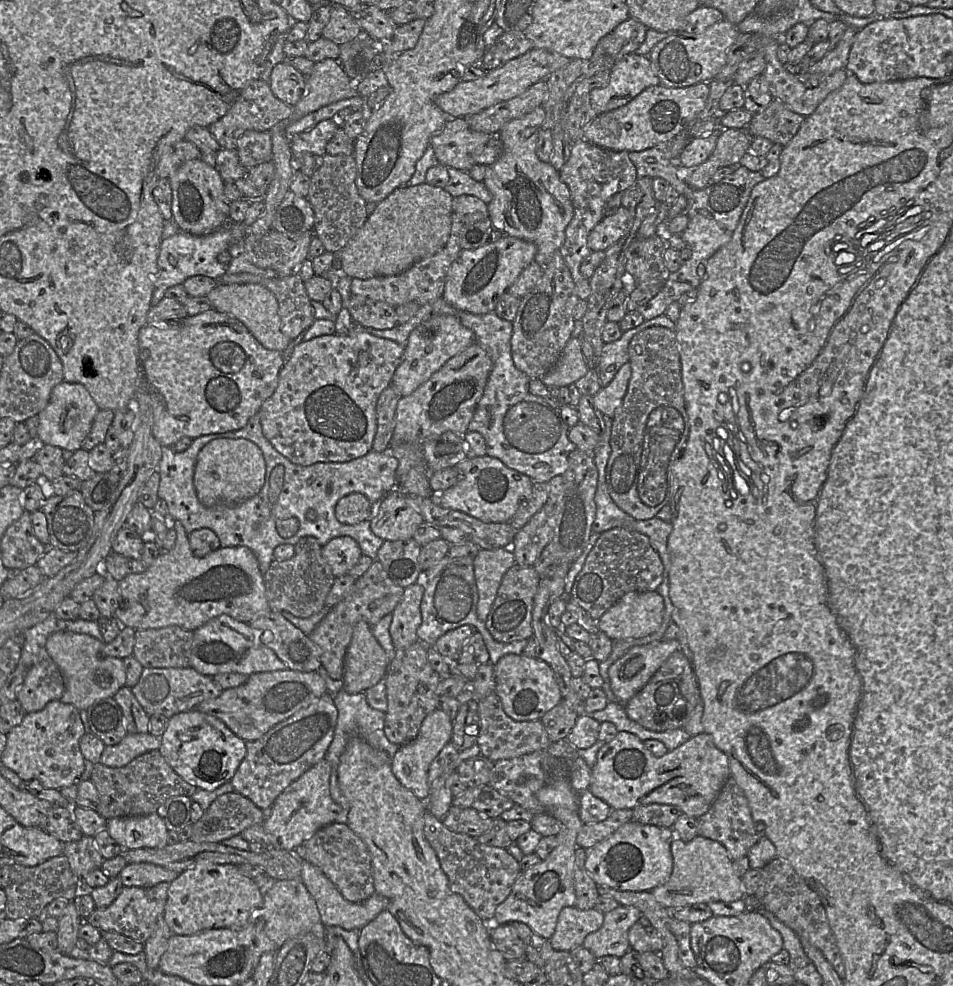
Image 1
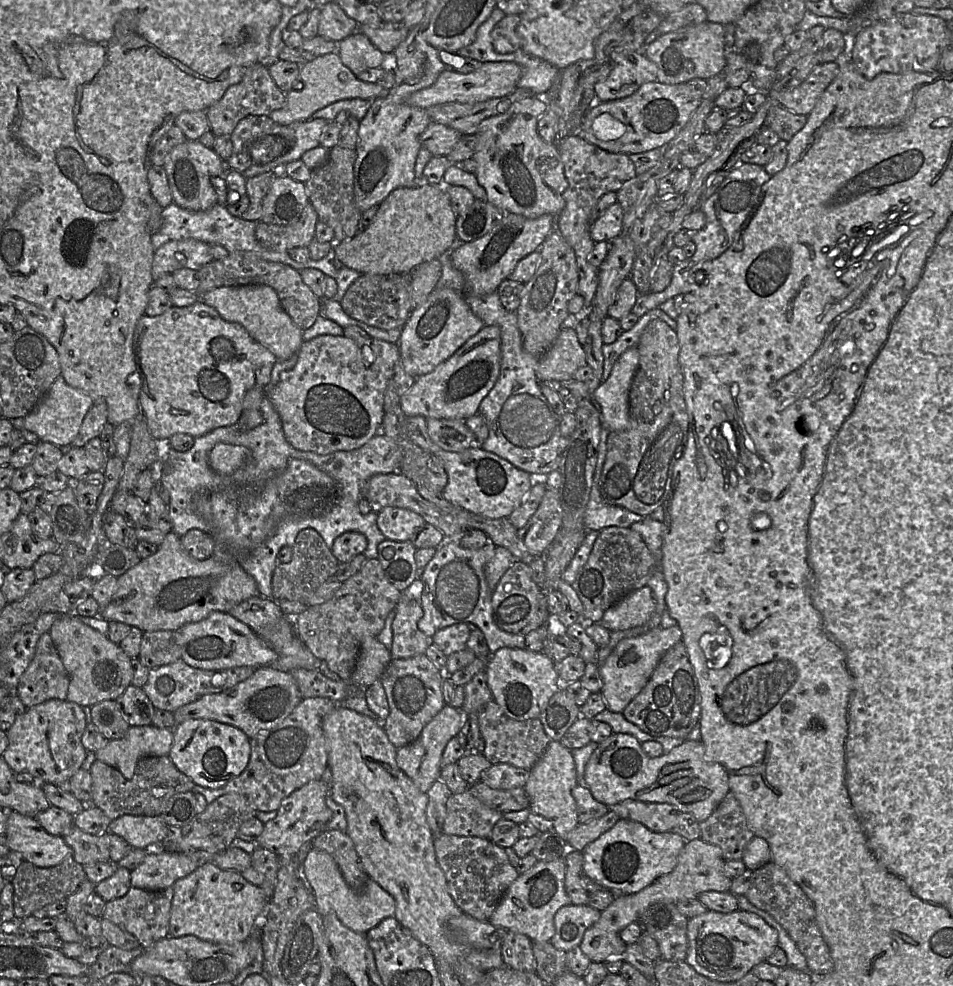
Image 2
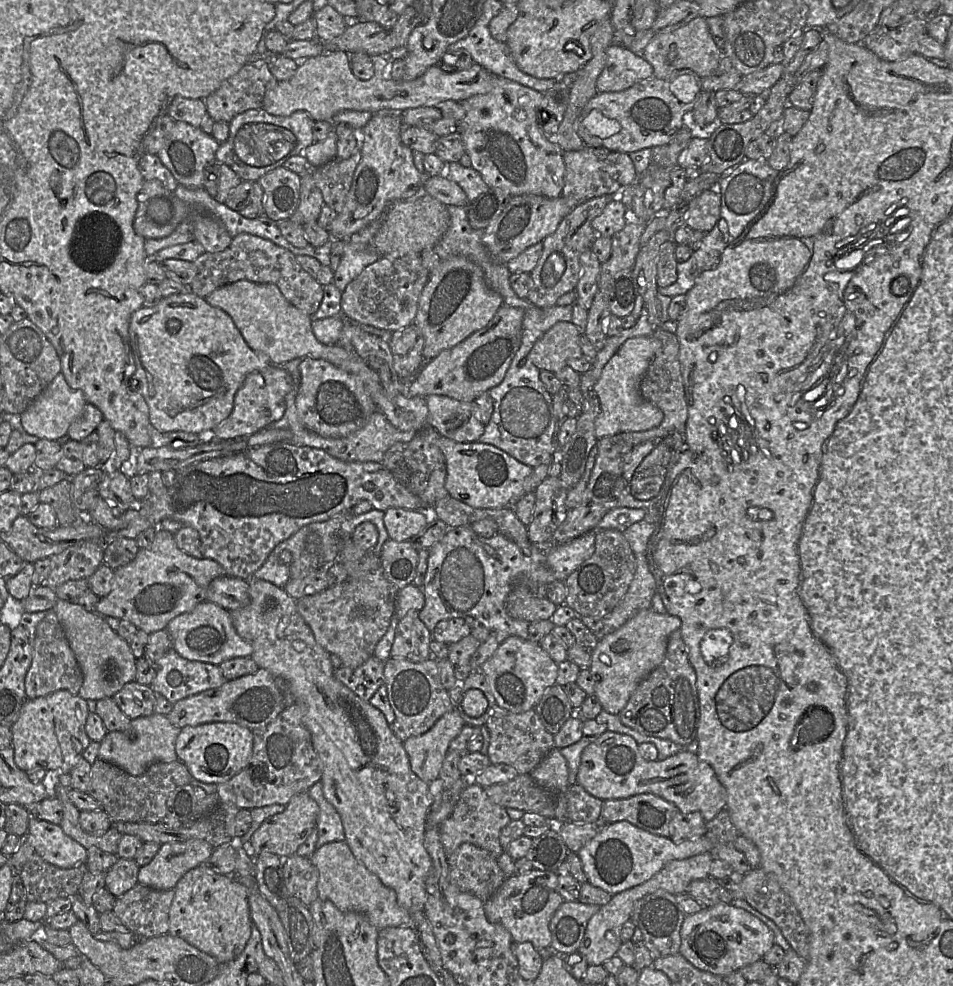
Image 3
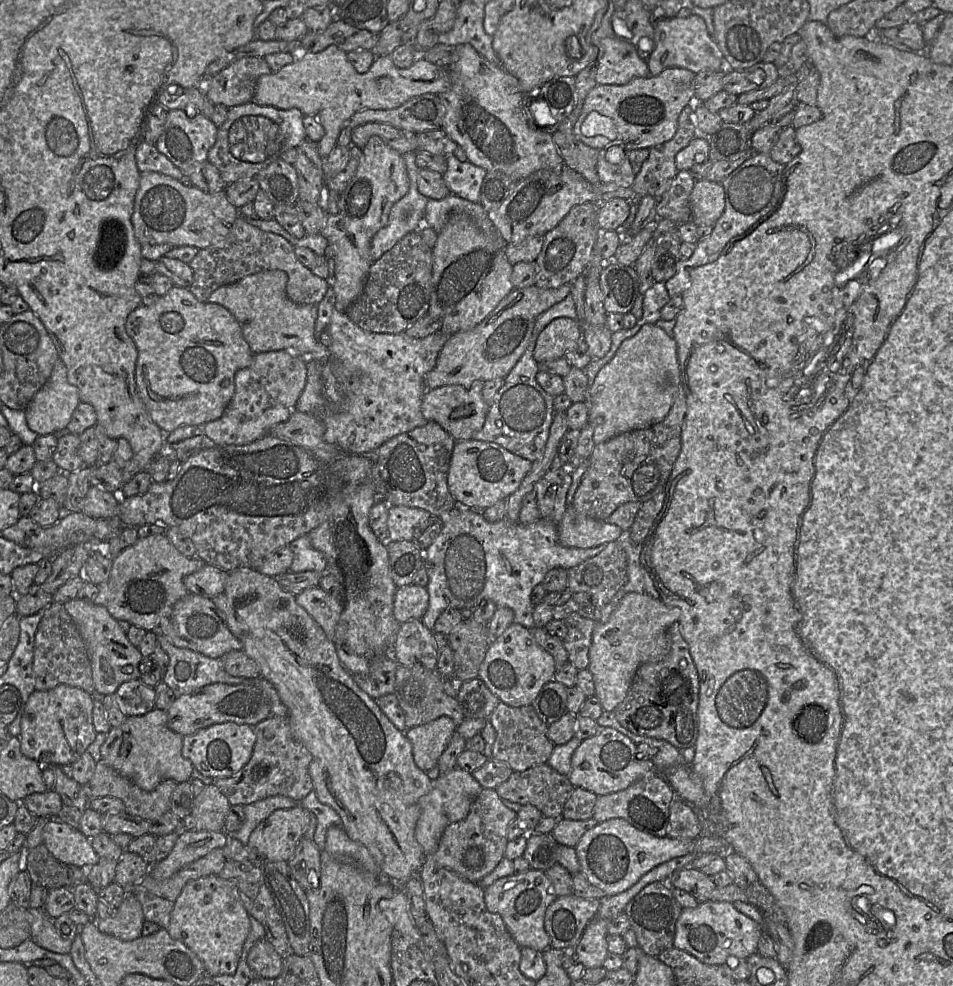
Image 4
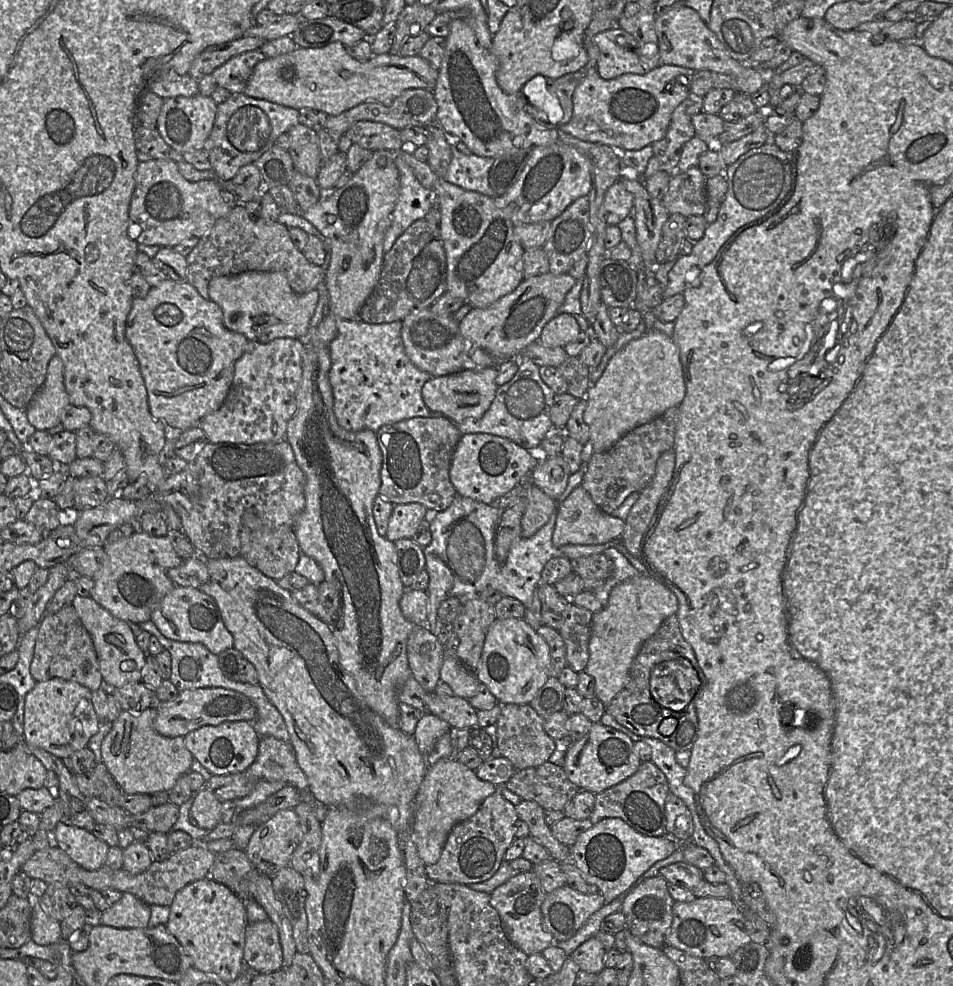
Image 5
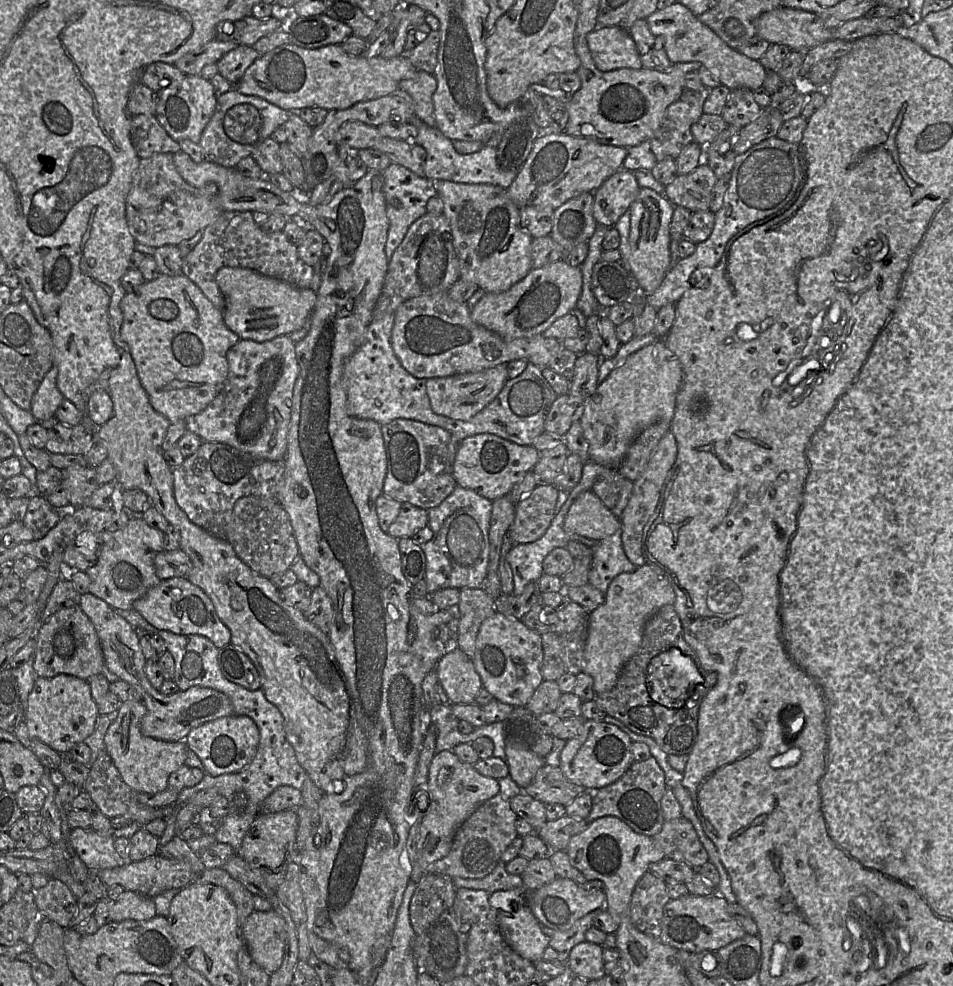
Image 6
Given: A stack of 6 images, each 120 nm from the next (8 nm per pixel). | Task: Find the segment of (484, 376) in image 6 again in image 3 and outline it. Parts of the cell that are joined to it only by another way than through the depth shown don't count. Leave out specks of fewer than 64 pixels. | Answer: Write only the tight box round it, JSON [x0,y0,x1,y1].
[427,396,485,442]

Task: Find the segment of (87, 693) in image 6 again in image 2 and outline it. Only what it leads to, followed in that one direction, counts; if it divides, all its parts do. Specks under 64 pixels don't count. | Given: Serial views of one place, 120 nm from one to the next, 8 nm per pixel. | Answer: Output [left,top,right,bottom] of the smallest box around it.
[2,699,87,785]

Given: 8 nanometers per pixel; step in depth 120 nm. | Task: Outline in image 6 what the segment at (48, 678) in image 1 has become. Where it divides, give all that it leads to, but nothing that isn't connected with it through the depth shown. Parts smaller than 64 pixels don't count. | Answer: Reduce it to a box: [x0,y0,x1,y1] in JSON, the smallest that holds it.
[33,606,102,680]

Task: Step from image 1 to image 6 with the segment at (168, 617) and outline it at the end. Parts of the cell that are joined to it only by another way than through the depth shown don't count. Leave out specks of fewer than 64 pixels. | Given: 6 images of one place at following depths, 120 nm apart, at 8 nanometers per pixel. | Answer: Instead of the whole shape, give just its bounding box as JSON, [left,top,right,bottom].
[85,518,164,610]

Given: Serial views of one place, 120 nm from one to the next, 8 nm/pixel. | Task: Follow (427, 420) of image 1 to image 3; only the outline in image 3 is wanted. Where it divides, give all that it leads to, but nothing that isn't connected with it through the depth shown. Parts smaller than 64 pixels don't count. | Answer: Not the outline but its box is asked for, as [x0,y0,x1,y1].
[404,303,523,401]

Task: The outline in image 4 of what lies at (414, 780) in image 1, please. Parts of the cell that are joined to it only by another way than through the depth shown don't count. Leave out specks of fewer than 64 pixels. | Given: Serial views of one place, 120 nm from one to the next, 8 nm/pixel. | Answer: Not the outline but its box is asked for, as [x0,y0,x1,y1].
[405,716,457,772]

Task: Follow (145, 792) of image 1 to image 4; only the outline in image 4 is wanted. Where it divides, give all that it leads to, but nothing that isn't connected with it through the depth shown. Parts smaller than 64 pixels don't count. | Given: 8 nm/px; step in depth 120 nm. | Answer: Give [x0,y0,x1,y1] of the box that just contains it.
[82,759,179,821]

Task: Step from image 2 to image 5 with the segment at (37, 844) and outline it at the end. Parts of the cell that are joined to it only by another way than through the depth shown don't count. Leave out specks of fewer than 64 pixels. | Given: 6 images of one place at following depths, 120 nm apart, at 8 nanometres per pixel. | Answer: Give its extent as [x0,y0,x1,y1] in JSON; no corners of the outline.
[51,820,110,870]

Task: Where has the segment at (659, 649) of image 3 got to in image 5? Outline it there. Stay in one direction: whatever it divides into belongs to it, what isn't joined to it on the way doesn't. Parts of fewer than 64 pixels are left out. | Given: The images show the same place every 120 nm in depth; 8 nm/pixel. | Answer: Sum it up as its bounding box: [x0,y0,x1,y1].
[585,574,677,704]

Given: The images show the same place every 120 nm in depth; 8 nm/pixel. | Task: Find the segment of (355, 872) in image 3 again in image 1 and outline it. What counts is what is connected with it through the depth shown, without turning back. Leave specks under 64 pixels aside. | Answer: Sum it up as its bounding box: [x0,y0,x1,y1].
[301,861,390,930]

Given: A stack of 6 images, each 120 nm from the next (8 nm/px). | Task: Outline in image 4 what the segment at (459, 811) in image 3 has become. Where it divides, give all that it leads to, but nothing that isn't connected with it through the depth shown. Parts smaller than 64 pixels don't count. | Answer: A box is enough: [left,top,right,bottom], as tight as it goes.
[434,788,517,883]

